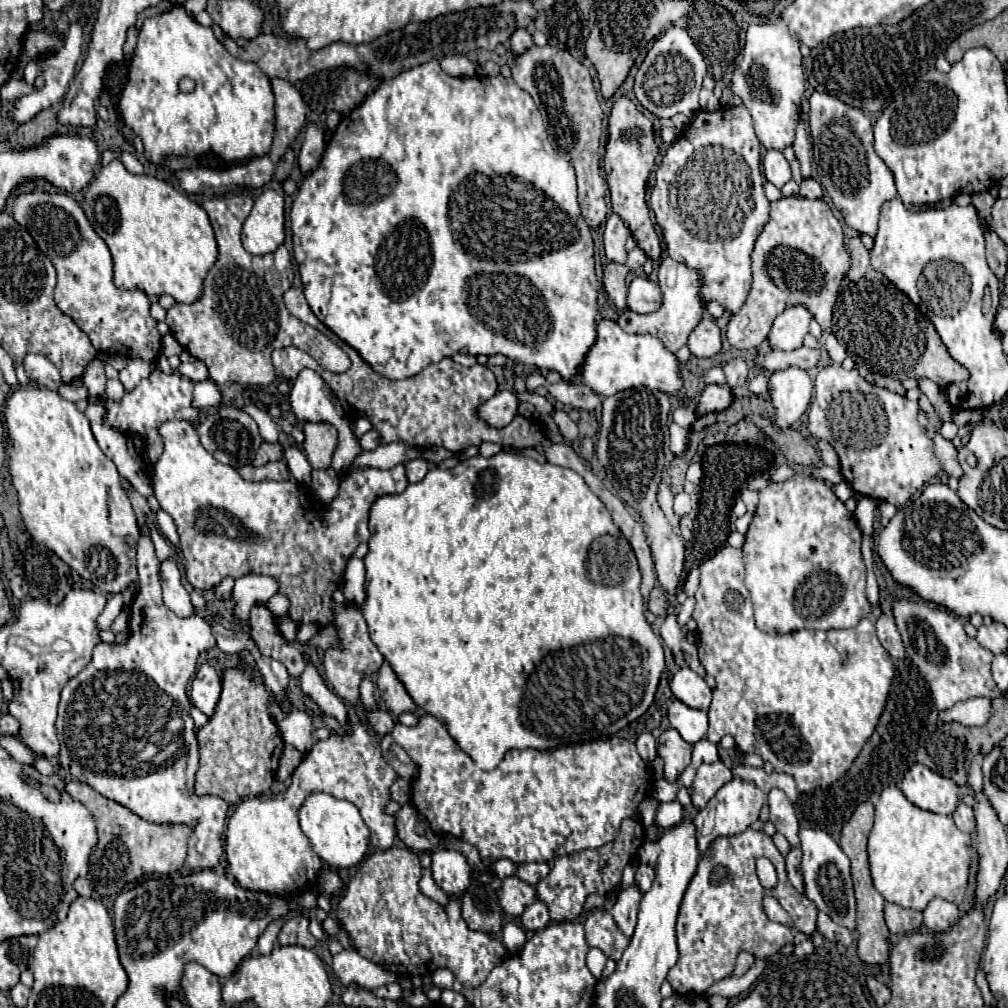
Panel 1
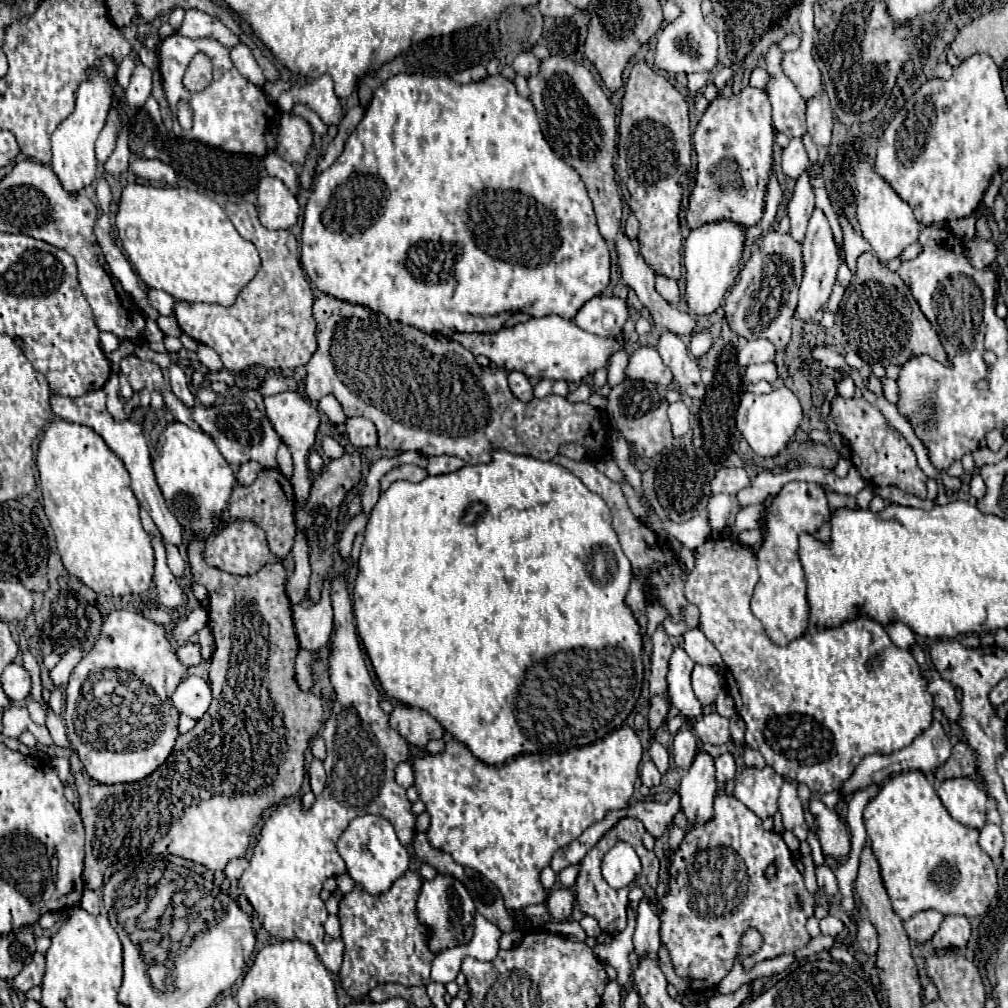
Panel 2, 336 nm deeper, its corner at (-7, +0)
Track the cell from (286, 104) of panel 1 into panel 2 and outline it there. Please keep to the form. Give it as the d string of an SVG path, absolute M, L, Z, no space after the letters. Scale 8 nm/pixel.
M283 113L275 153L293 165L303 165L311 143L313 143L313 129L309 121L301 115Z

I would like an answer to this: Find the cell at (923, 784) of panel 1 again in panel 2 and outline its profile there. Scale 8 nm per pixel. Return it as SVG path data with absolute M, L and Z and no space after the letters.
M945 779L937 785L937 795L941 797L951 817L959 823L975 829L979 829L985 823L987 793L983 793L983 789L973 779Z

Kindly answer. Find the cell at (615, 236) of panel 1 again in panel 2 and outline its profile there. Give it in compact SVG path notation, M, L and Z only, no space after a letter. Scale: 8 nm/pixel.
M655 275L655 289L671 305L675 305L679 301L679 295L681 293L679 293L679 287L677 287L677 281L675 279L669 279L669 277L663 277L663 275Z

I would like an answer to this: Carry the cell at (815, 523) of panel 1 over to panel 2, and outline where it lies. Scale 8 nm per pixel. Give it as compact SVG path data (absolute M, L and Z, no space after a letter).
M791 481L787 483L765 509L763 527L765 537L757 549L759 561L759 581L755 585L755 595L751 599L753 615L763 623L767 635L777 645L789 645L793 639L801 637L809 629L809 601L807 601L807 581L803 565L797 557L801 533L817 537L821 543L829 543L829 517L831 507L827 503L825 491L815 483Z

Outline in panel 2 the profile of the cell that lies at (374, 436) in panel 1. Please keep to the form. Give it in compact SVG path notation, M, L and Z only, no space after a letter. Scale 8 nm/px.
M363 417L347 419L347 437L355 447L375 447L377 445L377 429L369 419L363 419Z

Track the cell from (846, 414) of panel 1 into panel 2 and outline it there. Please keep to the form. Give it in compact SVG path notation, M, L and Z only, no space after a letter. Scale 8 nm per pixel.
M837 395L831 403L831 413L839 427L839 433L849 441L851 461L865 479L865 483L873 483L877 487L893 485L915 497L921 499L927 497L925 489L927 477L917 465L913 447L897 429L893 429L893 425L883 417L883 413L873 403L869 403L861 395L855 395L851 399L843 399L841 395Z

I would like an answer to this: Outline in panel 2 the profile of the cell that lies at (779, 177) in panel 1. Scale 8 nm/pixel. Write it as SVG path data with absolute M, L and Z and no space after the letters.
M799 137L791 139L791 143L783 149L783 155L781 155L783 173L789 179L797 179L805 171L807 165L809 165L809 159L807 159L807 153L805 153L805 147L803 147L801 139Z

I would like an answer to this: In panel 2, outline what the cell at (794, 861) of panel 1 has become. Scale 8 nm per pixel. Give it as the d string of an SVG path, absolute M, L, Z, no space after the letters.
M819 865L815 869L815 875L817 875L817 885L821 891L825 891L827 895L835 895L839 885L837 885L837 879L835 879L835 873L831 871L831 867L827 865Z

